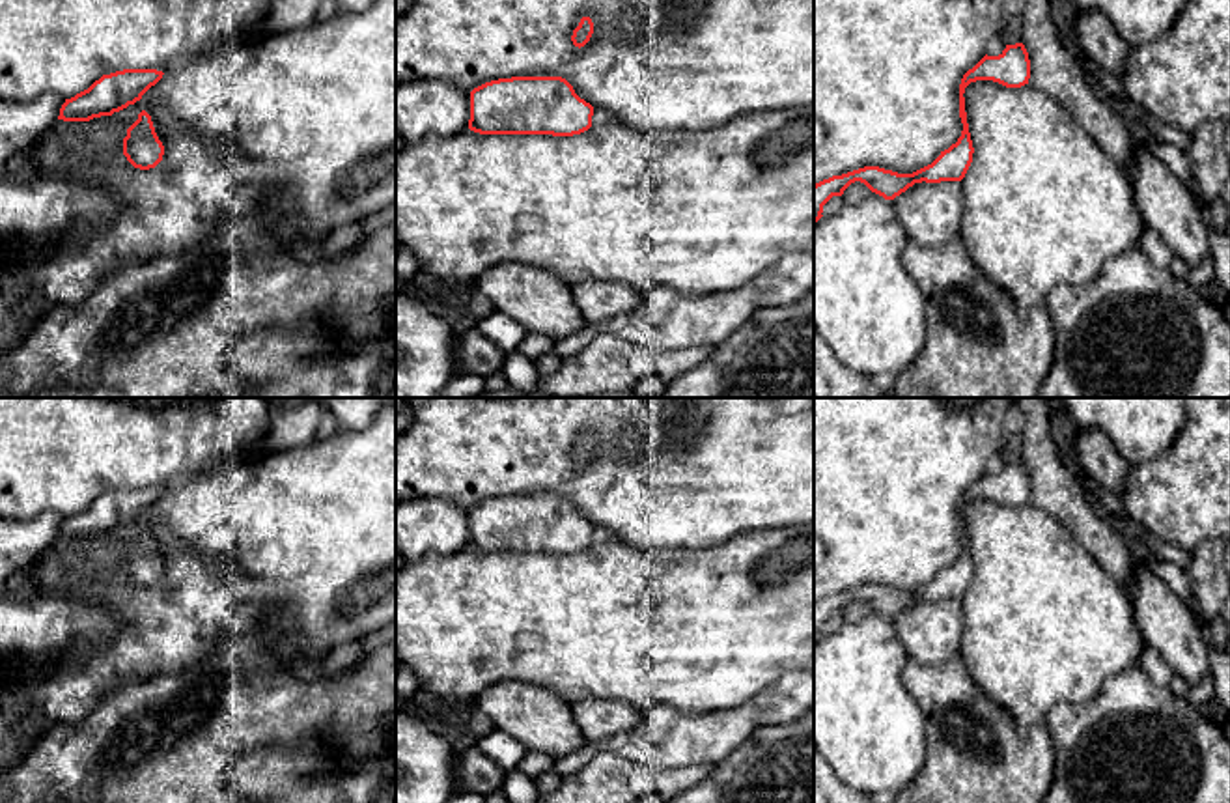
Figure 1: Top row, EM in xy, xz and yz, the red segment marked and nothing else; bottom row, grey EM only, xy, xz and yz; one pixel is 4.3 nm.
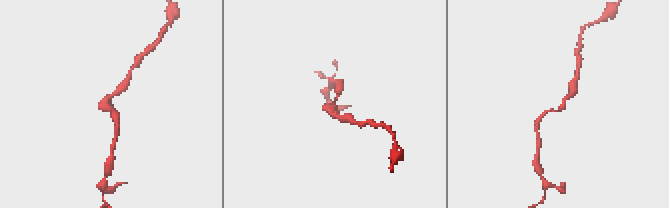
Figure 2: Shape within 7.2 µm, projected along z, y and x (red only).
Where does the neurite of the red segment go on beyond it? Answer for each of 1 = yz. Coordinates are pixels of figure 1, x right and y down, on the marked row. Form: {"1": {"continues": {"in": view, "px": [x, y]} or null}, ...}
{"1": {"continues": null}}

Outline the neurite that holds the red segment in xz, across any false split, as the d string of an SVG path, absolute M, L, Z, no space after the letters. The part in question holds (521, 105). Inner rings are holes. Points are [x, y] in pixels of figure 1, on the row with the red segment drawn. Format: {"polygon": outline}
{"polygon": "M511 77L470 92L468 129L480 134L573 136L592 127L594 106L562 77Z"}

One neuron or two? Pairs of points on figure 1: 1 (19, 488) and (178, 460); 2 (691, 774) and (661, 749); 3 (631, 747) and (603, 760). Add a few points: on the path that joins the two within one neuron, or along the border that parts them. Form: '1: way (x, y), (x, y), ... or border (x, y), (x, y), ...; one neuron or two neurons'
1: way (58, 460), (139, 460); one neuron
2: border (713, 764), (700, 762), (659, 770); two neurons
3: border (603, 746), (652, 768); two neurons

